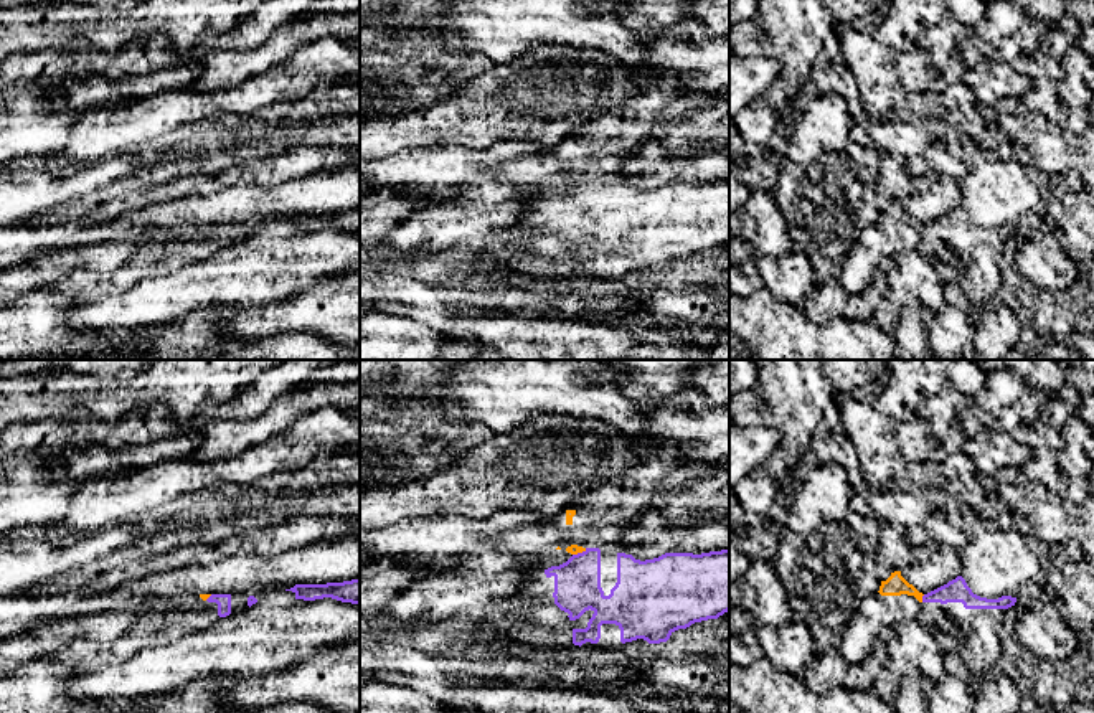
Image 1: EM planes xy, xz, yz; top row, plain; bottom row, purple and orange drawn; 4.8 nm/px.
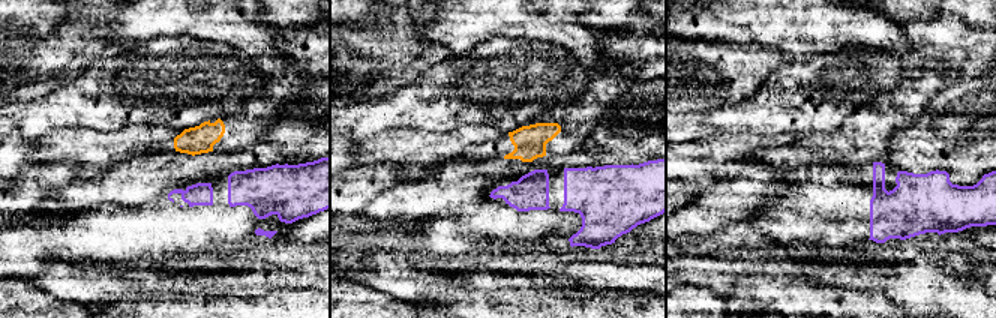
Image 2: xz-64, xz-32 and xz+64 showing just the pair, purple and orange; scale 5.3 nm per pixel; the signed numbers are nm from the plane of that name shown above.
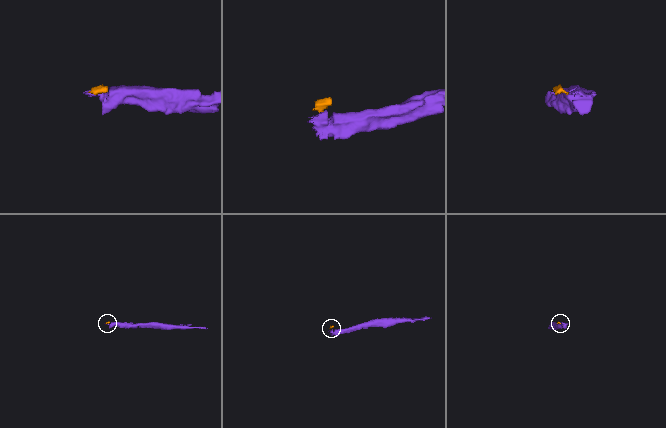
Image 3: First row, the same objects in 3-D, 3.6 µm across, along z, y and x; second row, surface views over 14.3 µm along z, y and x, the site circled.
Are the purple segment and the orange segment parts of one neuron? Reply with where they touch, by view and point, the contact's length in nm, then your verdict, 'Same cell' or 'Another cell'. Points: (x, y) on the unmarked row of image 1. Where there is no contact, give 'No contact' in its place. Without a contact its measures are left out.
Touches purple at yz (923, 228). Shared border 40 nm. Another cell

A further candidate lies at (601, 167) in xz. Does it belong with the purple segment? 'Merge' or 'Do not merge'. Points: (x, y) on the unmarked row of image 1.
Do not merge

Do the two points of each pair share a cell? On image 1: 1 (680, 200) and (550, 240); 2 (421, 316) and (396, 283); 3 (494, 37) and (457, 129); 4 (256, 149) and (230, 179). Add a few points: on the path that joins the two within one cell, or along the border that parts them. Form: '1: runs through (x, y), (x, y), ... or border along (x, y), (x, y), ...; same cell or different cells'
1: border along (527, 235), (553, 233), (566, 251); different cells
2: runs through (419, 307), (403, 291); same cell
3: border along (532, 53), (525, 53), (509, 63), (494, 65); different cells
4: border along (263, 157), (251, 160); different cells

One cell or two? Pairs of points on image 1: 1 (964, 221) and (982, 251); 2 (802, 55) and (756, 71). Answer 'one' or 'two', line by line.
1: one
2: two

